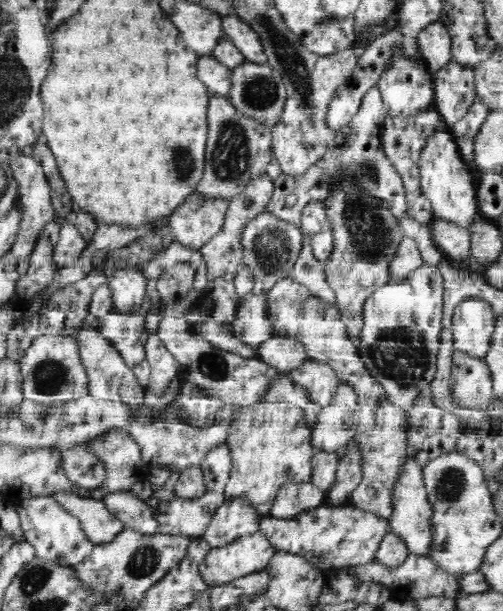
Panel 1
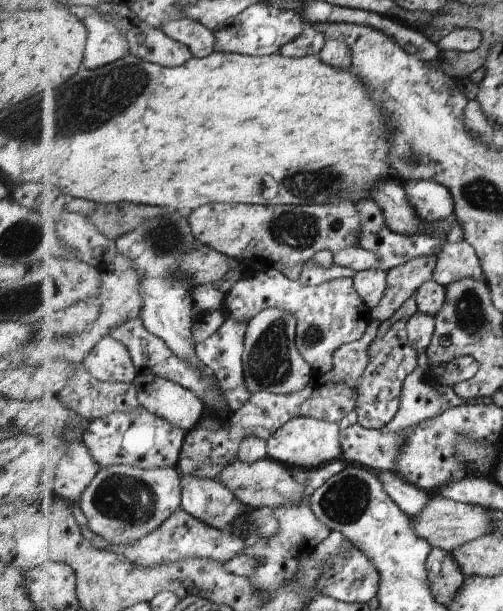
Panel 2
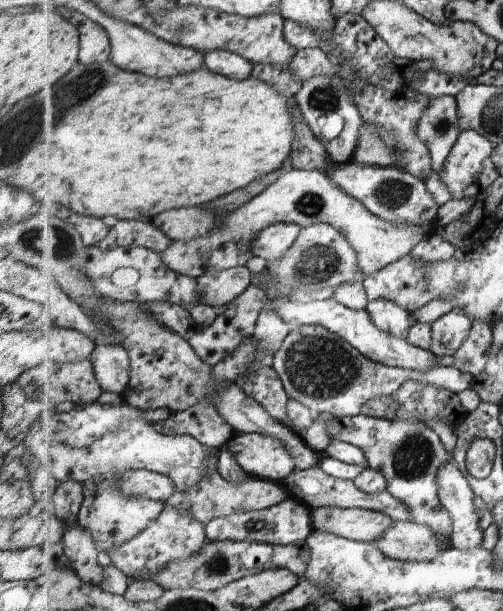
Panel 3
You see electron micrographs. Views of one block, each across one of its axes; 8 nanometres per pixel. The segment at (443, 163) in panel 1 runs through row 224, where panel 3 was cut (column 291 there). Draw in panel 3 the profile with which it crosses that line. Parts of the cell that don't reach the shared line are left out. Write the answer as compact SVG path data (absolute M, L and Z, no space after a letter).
M237 432L228 445L250 477L281 483L296 468L290 450L275 437Z

